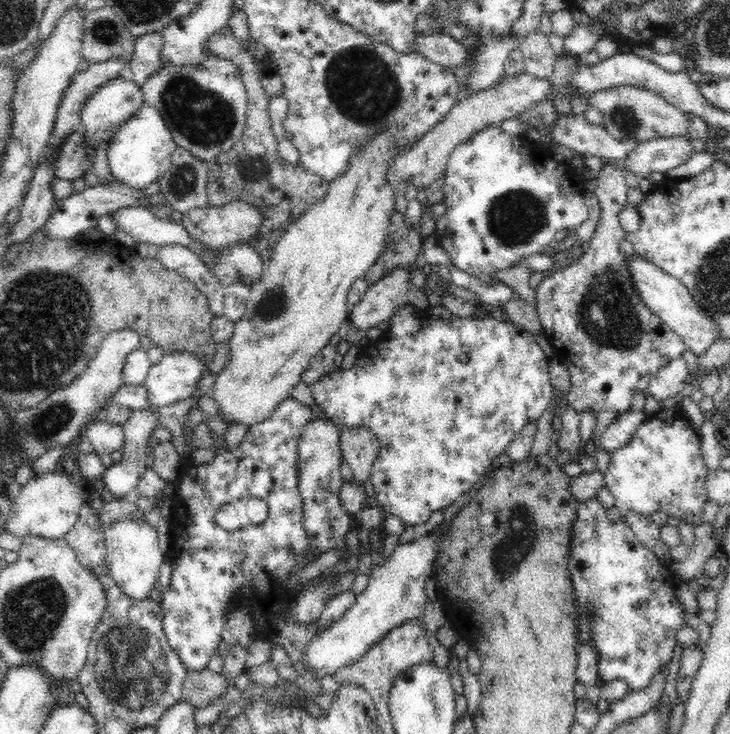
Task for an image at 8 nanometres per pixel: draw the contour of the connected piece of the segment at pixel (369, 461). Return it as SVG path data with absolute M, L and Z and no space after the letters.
M344 426L340 431L341 458L351 466L352 480L367 485L380 450L380 441L368 428Z

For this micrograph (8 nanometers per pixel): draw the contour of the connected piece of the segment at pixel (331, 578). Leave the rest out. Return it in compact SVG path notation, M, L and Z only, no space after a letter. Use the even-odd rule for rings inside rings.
M288 396L276 406L272 416L266 420L256 422L248 428L240 446L234 450L226 450L223 446L215 448L215 457L208 463L196 465L191 455L181 457L180 474L176 492L170 499L172 506L171 531L172 547L168 555L171 563L171 579L162 600L158 601L162 619L163 634L168 639L168 645L183 660L188 671L205 668L212 653L218 649L223 631L223 616L238 607L248 607L252 610L254 590L257 592L260 614L272 616L280 613L290 613L300 623L314 623L322 614L326 603L330 601L330 587L338 580L338 574L328 574L316 578L316 584L310 590L288 592L284 590L284 580L292 573L297 573L300 568L315 561L318 556L313 556L309 548L309 538L303 525L304 507L300 491L297 489L299 476L299 440L304 426L312 420L312 408L304 405L294 397ZM242 498L260 498L269 508L266 520L260 524L248 525L238 531L228 534L220 528L214 520L216 510L224 504L234 504Z

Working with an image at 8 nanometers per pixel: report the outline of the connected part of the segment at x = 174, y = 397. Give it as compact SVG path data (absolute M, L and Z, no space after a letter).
M190 352L165 354L158 364L151 365L144 380L150 408L157 409L193 397L198 380L207 370L206 364Z

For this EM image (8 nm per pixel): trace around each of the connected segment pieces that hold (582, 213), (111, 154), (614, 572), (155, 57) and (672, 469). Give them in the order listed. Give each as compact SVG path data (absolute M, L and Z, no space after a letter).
M500 124L480 129L474 136L461 142L449 154L444 172L444 205L446 213L436 222L434 238L443 247L454 267L477 277L483 284L500 284L494 274L518 265L521 259L533 254L543 254L555 242L556 233L577 229L588 219L585 204L585 183L570 162L542 158L524 137L510 135Z
M144 103L135 115L120 125L108 141L107 157L113 180L144 191L171 167L172 154L176 147L163 116L157 108Z
M596 497L579 501L572 527L568 572L582 610L577 633L579 642L589 638L597 650L603 681L624 680L632 692L642 692L670 661L676 632L685 624L683 608L668 582L670 568L640 543L629 524L609 520L606 509Z
M158 32L146 33L138 36L136 40L133 57L129 60L132 70L132 81L141 88L157 70L162 68L160 63L160 52L162 52L162 35Z
M664 405L659 412L640 424L624 446L610 453L609 465L605 472L605 486L612 493L613 502L621 512L630 510L649 517L653 512L662 511L680 522L698 526L702 523L701 514L708 502L704 482L710 472L700 453L698 430L690 425L686 417L679 411Z

